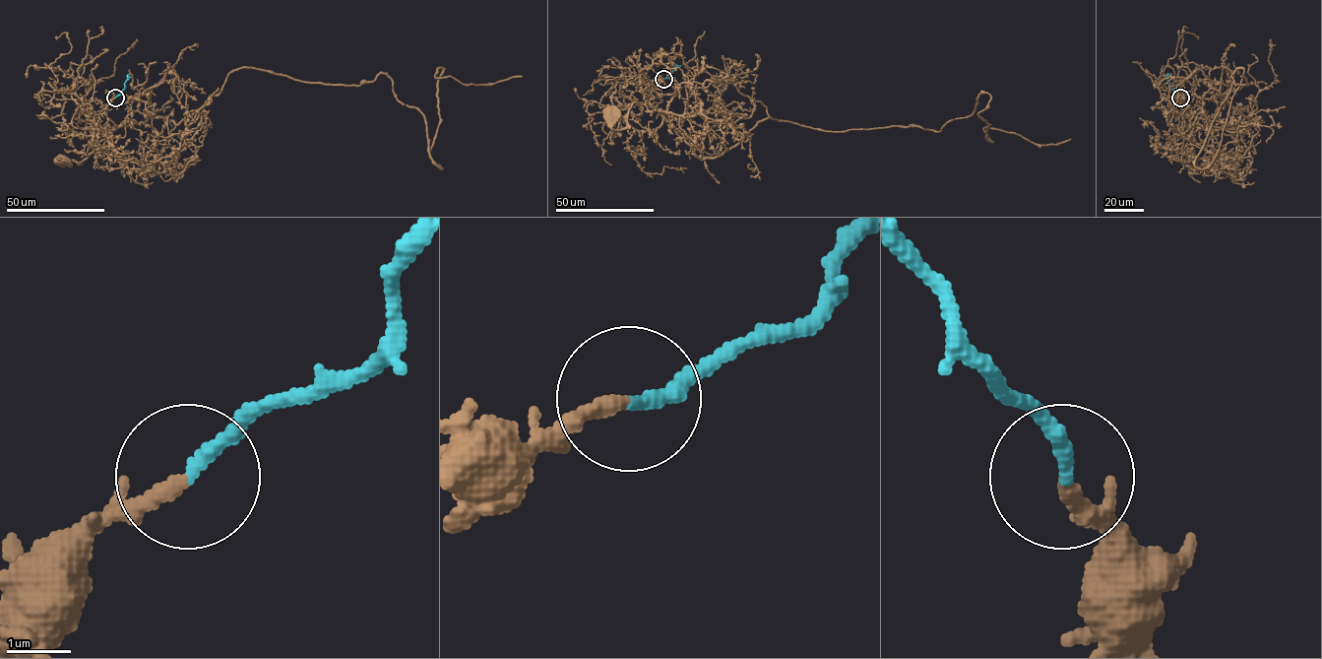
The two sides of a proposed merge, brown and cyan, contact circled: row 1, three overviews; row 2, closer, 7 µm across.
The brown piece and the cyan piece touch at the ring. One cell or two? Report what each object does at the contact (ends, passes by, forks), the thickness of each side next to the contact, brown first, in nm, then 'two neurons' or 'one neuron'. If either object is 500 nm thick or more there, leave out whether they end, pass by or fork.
brown ends there; cyan ends there; 240 nm thick on the brown side, 220 nm on the other; one neuron

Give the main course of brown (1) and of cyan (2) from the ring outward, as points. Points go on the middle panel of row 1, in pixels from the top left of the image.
1: (663, 79), (653, 89), (643, 88), (658, 110), (634, 102), (627, 125), (616, 130), (610, 126), (611, 114)
2: (663, 79), (675, 66), (680, 66)

